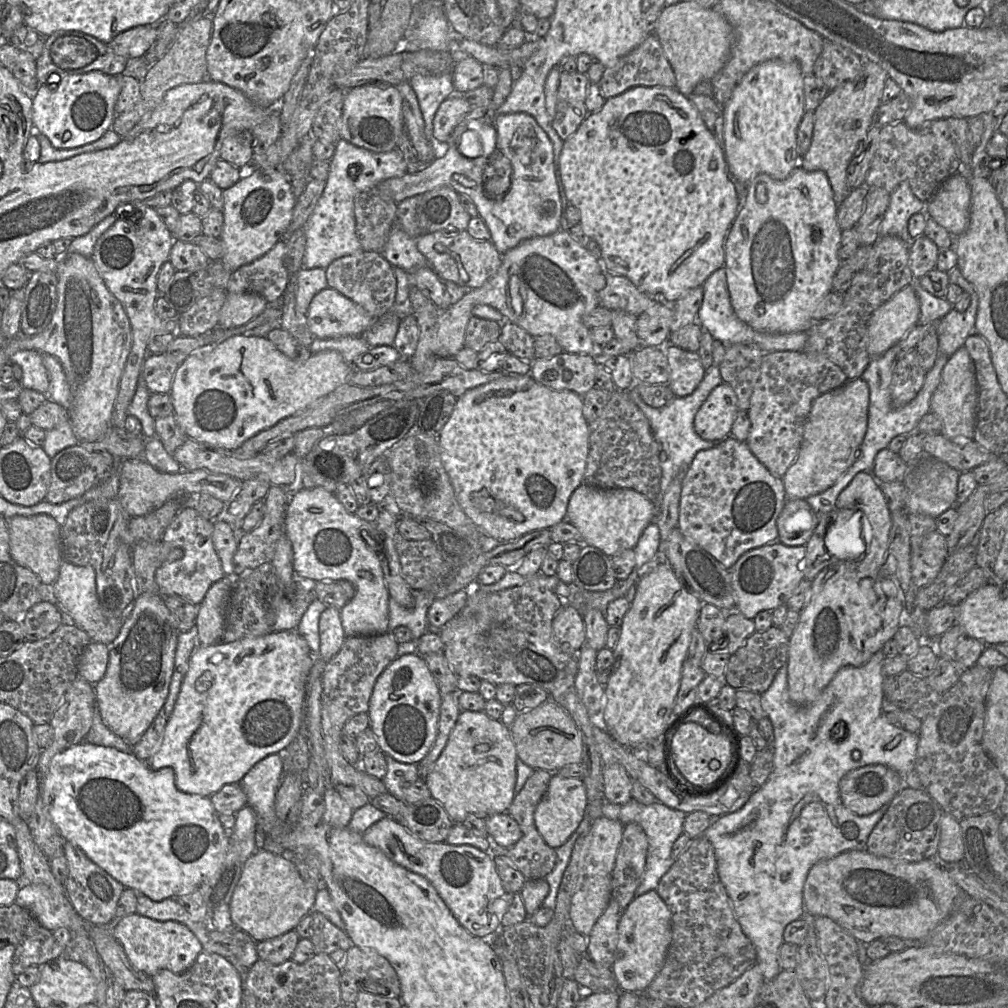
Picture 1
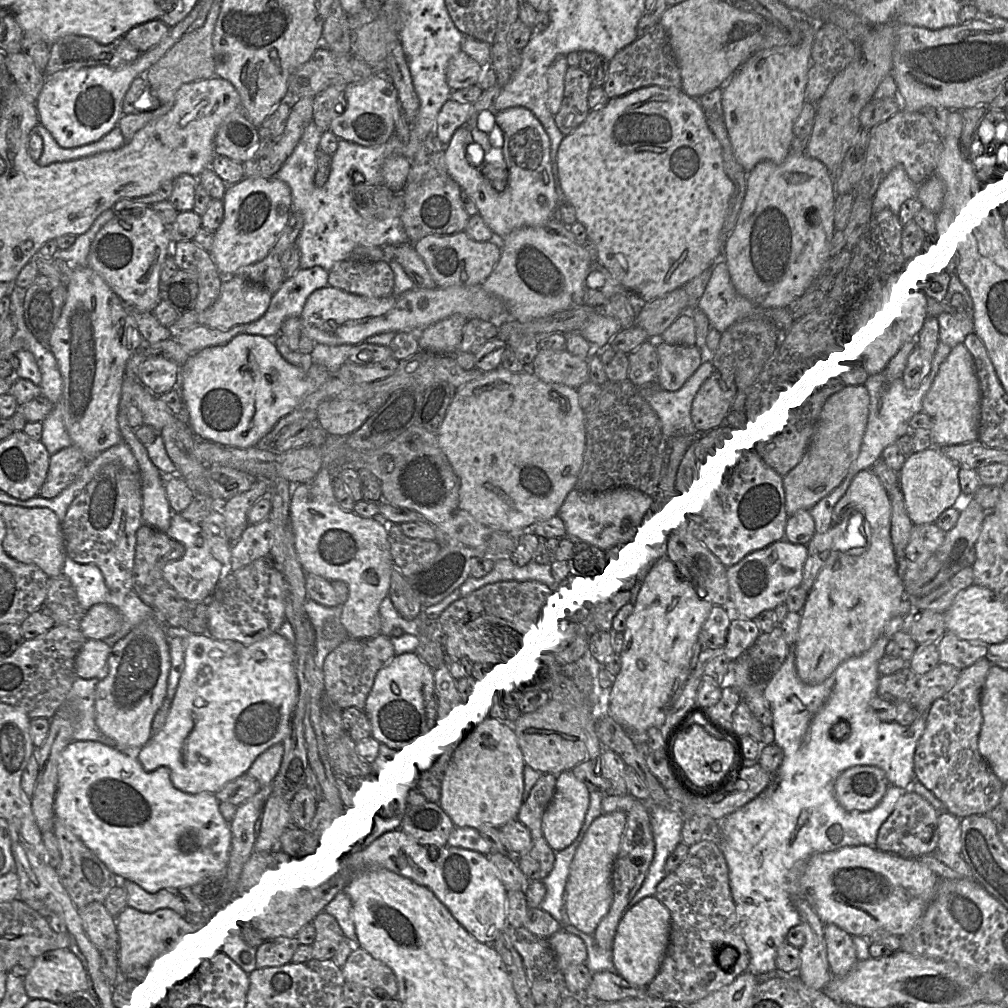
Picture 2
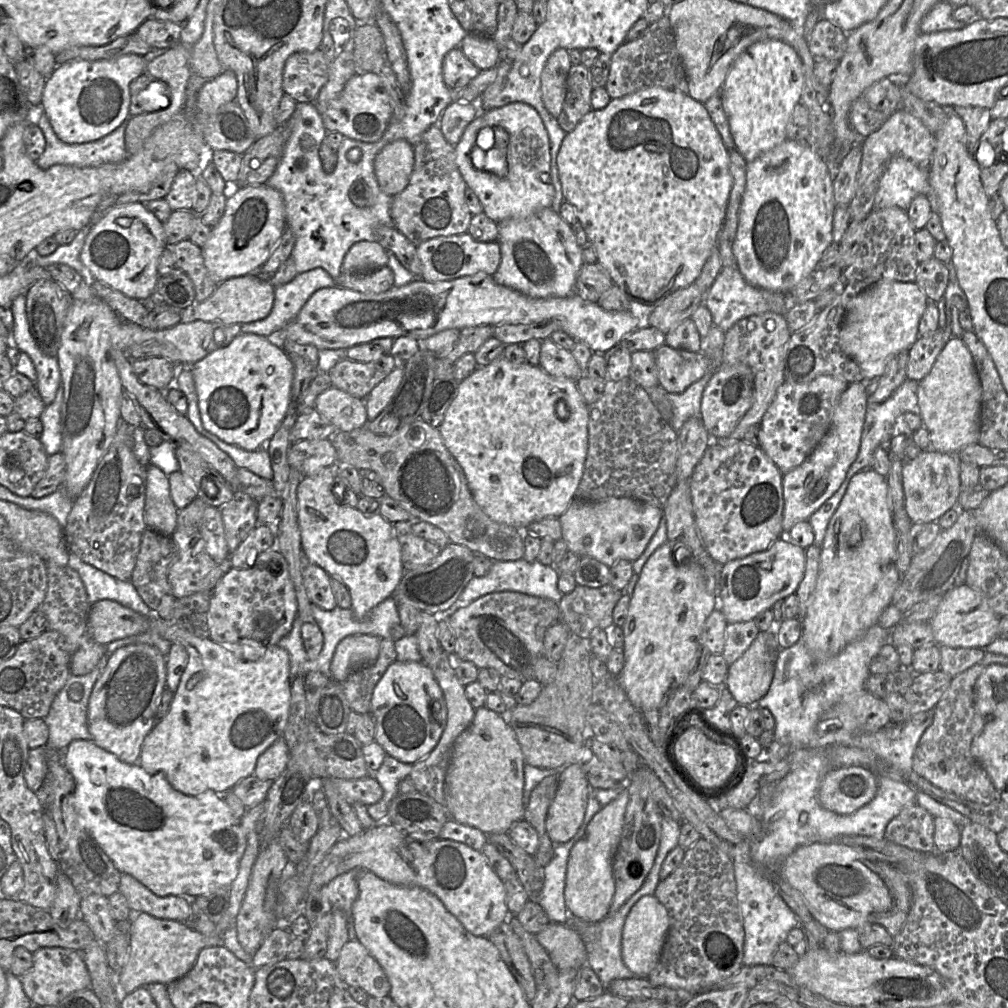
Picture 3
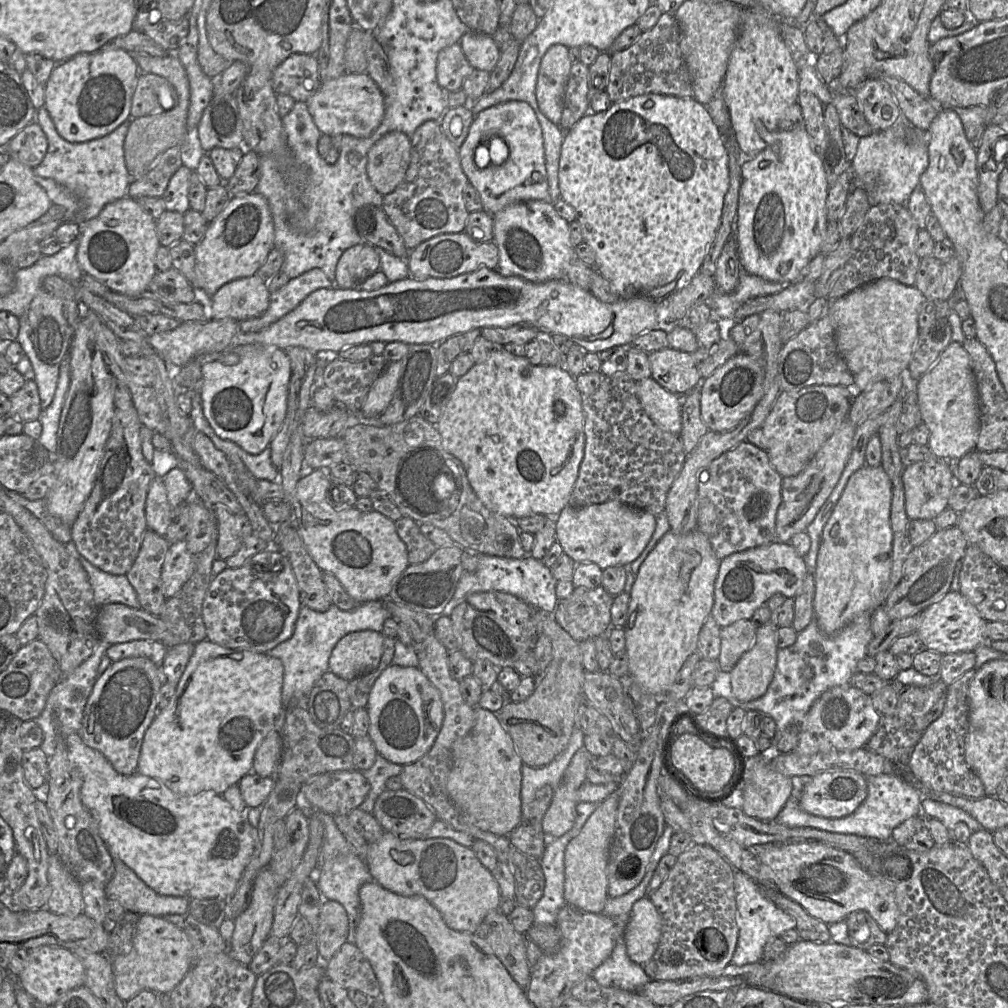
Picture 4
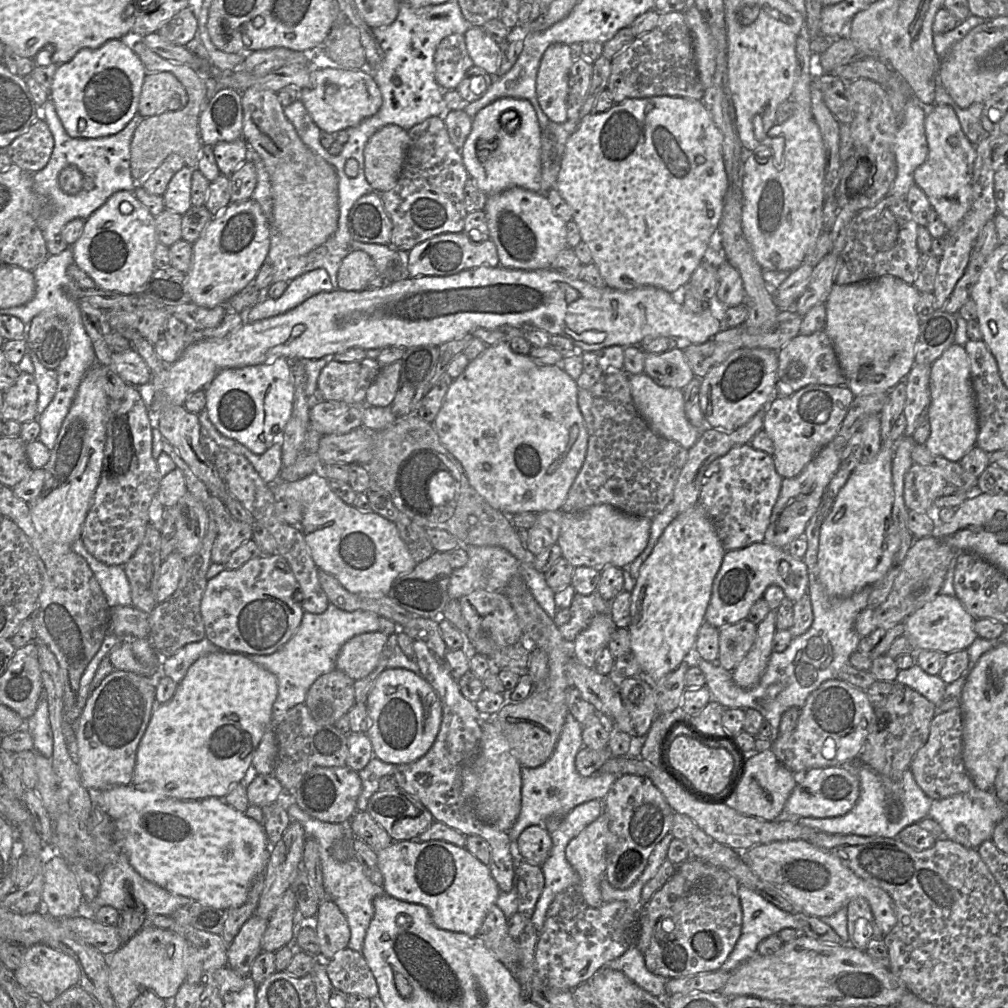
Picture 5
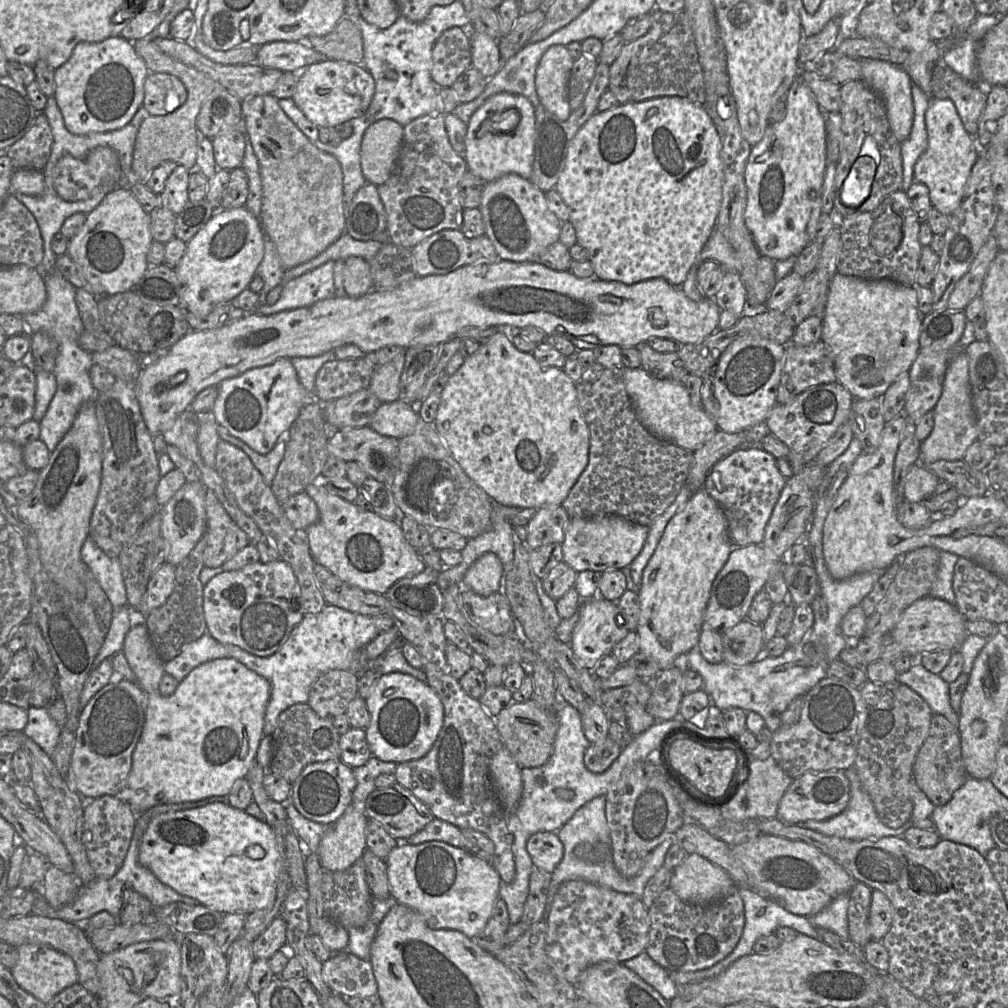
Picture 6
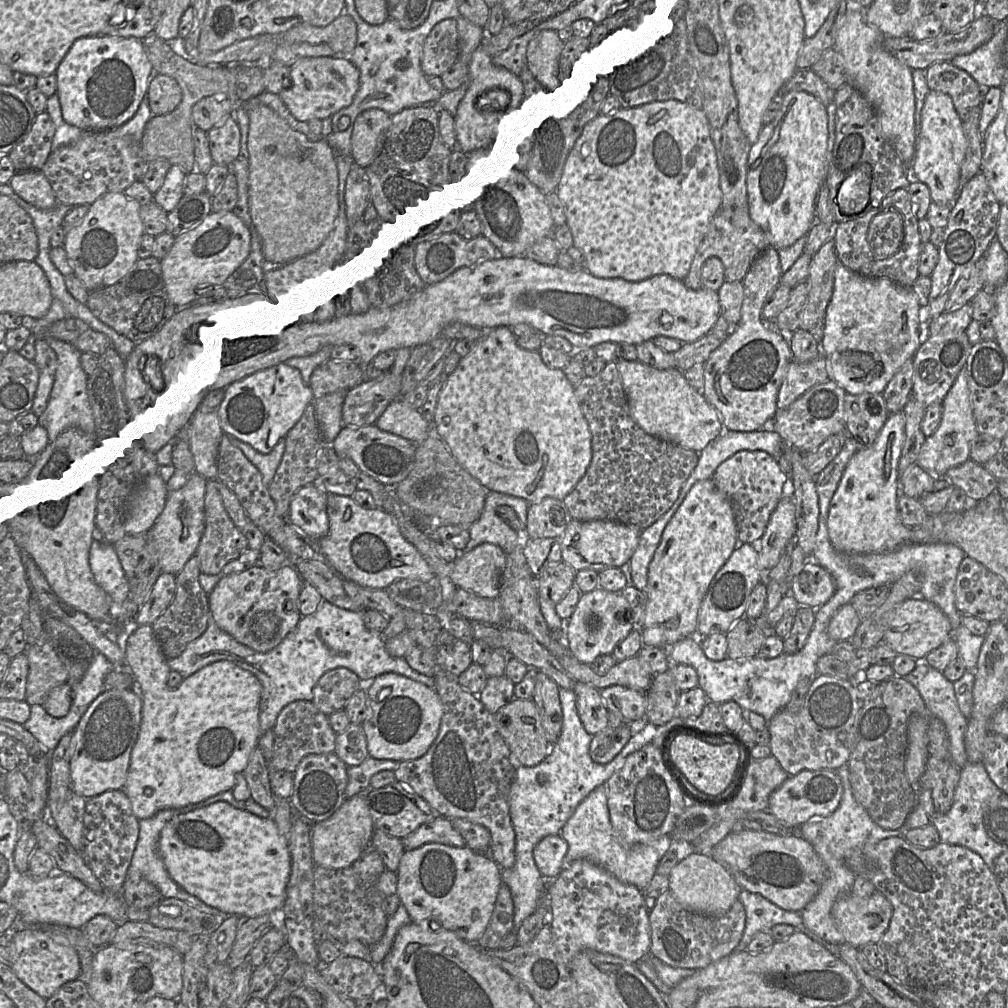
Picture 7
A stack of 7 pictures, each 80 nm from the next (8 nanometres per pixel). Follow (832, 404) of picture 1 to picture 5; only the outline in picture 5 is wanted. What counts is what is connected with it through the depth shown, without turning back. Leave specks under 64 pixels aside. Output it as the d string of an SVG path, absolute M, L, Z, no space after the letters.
M828 444L793 478L783 478L779 497L772 509L770 522L765 533L764 542L787 548L796 538L804 536L806 526L820 505L822 496L840 466L840 453Z

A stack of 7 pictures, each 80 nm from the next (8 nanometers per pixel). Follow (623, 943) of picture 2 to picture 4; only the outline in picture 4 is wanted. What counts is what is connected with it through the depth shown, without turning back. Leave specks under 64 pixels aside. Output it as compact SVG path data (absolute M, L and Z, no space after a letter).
M648 896L637 900L631 909L623 941L629 958L640 965L653 956L661 937L661 918Z

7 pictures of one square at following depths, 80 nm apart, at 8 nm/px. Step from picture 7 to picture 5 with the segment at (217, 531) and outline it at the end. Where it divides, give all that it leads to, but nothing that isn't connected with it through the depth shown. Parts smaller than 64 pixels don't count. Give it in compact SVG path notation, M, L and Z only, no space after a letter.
M210 496L209 508L214 514L218 530L212 547L211 561L225 564L234 551L253 539L252 527L236 520L229 513L225 504L216 496Z

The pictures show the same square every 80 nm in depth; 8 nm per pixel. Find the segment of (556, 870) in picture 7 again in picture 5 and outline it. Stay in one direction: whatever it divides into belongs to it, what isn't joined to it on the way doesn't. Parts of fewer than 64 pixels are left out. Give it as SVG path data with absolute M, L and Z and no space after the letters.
M543 825L529 826L518 837L517 847L524 860L542 866L552 848L551 835Z

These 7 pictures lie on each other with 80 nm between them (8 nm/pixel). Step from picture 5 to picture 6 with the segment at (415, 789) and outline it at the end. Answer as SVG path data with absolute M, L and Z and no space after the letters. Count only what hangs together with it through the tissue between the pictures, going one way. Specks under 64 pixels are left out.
M393 604L389 615L402 640L410 642L421 655L426 683L442 701L444 720L431 750L422 758L397 764L394 776L399 784L409 789L434 815L434 819L451 823L459 829L473 829L485 834L494 844L492 866L500 879L510 883L515 877L512 852L514 841L490 776L493 755L503 745L494 717L489 715L479 700L470 697L450 673L445 657L447 639L441 616L412 615Z

